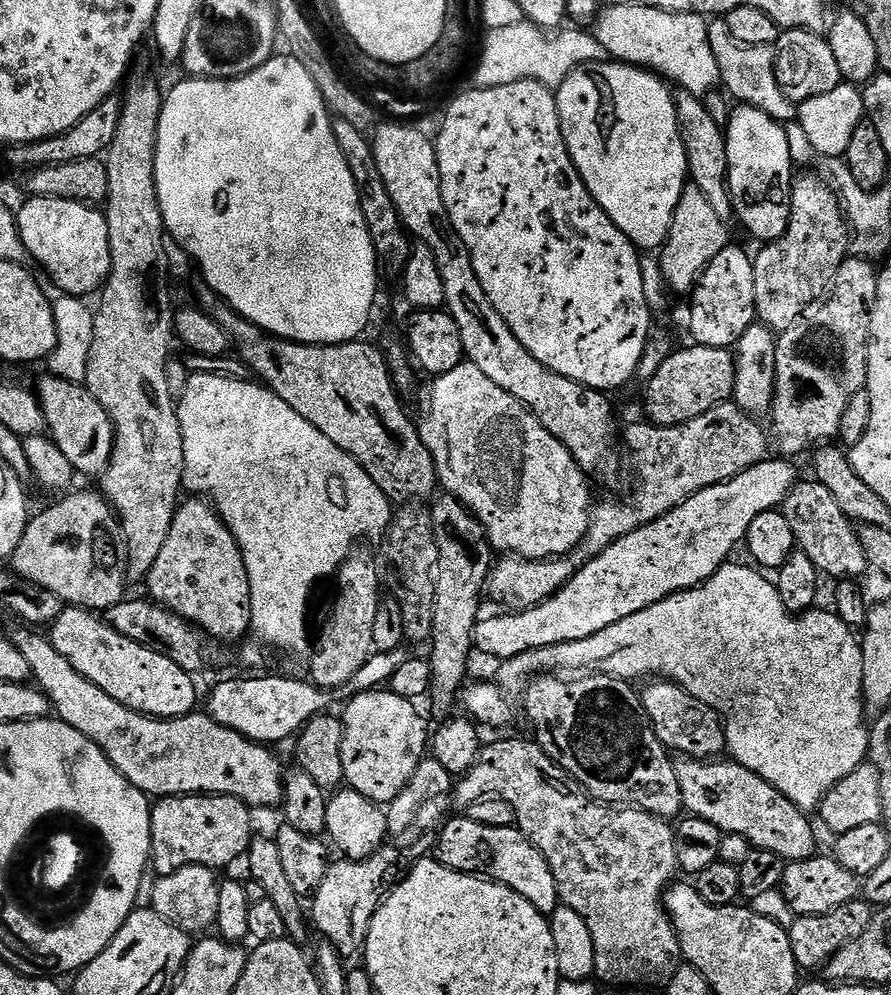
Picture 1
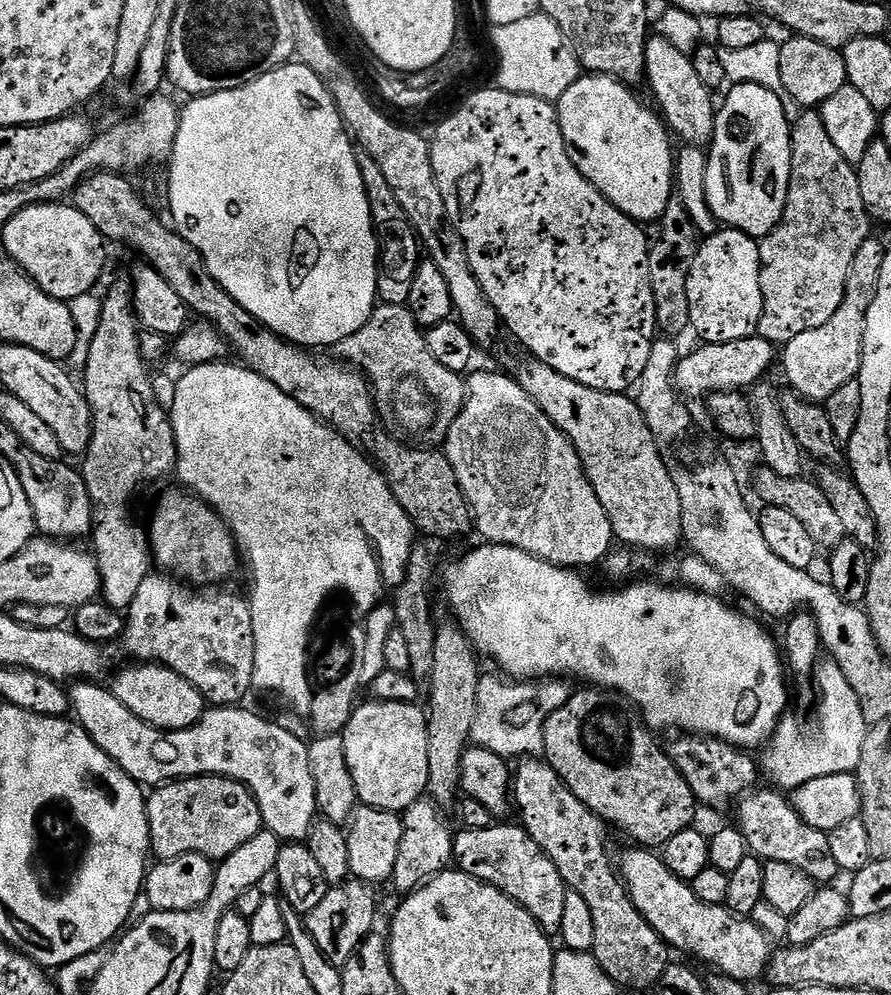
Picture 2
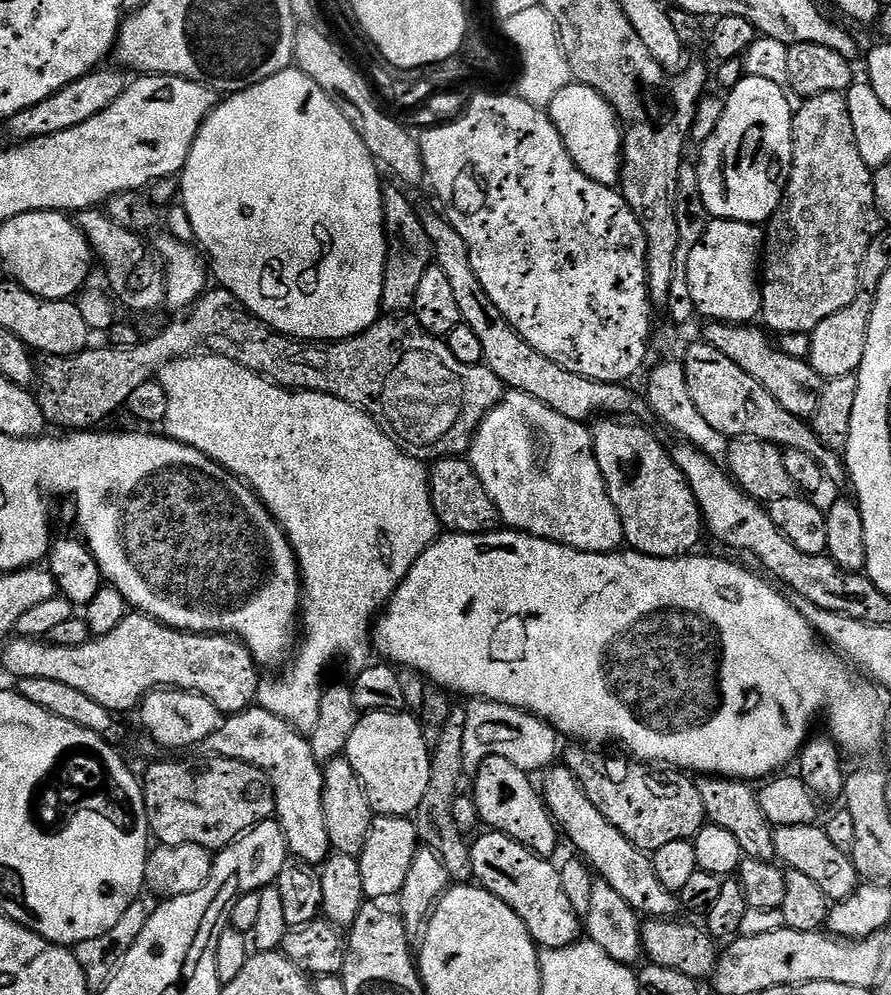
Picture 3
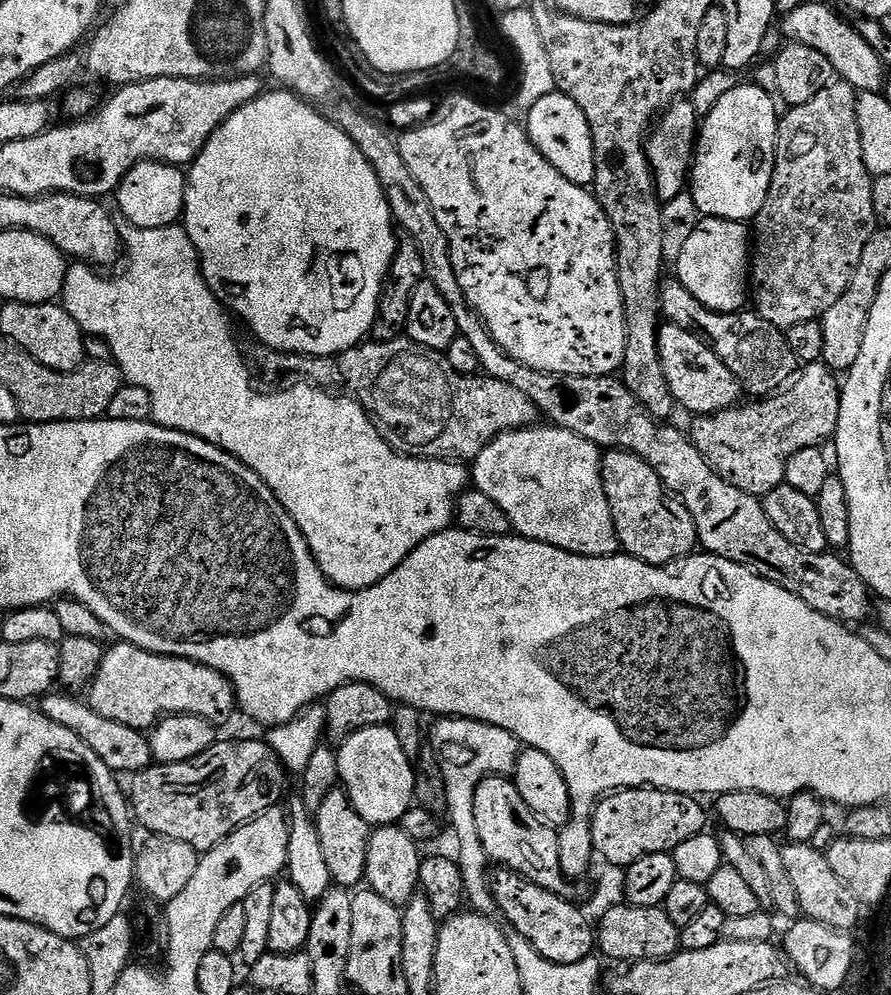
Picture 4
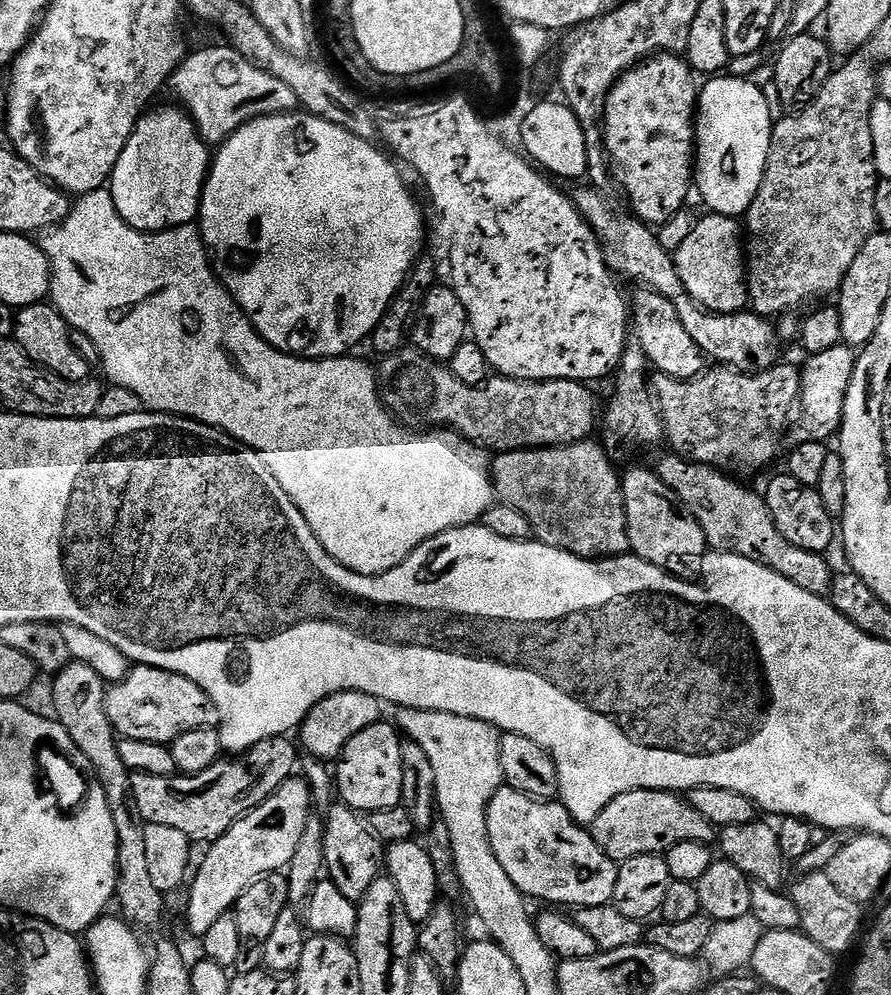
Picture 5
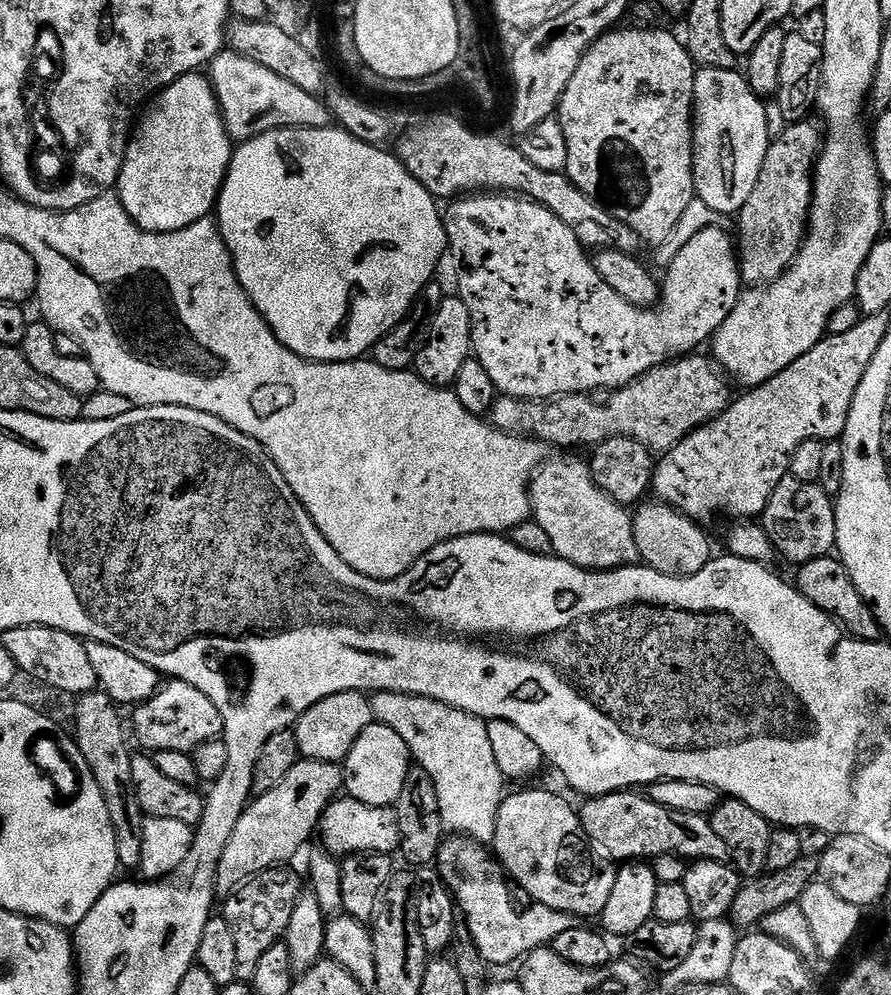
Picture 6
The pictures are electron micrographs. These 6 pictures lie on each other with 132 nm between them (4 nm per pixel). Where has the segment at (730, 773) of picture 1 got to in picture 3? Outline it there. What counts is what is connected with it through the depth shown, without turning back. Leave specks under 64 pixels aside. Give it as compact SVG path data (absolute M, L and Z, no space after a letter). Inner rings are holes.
M812 824L790 826L789 828L775 829L771 834L772 848L776 851L775 859L781 865L789 864L800 876L805 876L819 895L828 902L839 902L851 896L858 887L858 877L845 853L830 842L827 831L823 827L816 828Z

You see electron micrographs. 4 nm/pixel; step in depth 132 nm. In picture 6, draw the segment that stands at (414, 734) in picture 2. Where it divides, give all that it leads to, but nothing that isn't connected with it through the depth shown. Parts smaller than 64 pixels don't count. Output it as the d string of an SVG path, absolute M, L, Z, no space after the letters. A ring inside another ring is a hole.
M373 722L362 730L362 734L358 734L358 742L354 742L350 754L342 762L343 791L366 806L391 808L402 794L407 774L413 767L412 753L408 744L402 742L402 734L390 730L390 726Z

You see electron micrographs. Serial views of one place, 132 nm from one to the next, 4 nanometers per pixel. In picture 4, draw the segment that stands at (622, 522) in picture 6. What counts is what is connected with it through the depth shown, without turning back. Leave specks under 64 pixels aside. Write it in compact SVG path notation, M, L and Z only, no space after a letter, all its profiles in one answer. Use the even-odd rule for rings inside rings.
M540 427L503 432L497 440L490 441L476 455L470 468L475 491L494 498L494 502L498 502L502 510L506 510L506 518L510 518L513 529L523 539L537 540L579 556L617 555L621 551L620 539L600 473L601 449L588 439L564 428Z

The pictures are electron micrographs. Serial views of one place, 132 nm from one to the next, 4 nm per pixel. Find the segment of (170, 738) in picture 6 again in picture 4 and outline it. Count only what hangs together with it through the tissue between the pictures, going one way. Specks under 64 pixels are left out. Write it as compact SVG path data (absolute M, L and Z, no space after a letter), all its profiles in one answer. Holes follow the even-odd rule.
M116 642L113 648L105 651L102 666L92 679L91 692L92 709L102 714L102 718L141 730L151 730L164 717L178 714L201 716L212 724L223 726L238 712L236 691L218 670L194 660L183 660L180 656L147 652L123 642Z

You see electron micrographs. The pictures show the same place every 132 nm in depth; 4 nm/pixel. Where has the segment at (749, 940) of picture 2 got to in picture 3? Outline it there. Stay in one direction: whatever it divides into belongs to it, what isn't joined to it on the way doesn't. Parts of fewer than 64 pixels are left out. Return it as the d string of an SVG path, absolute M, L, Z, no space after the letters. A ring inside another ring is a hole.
M553 767L545 771L543 776L543 803L563 839L565 836L581 852L579 855L586 861L588 868L603 883L611 886L629 906L635 908L637 913L647 914L652 918L671 917L672 911L677 911L678 908L677 897L656 883L656 875L652 873L649 857L633 847L617 828L608 825L602 814L598 814L596 807L586 798L586 794L576 783L575 776L567 767Z

